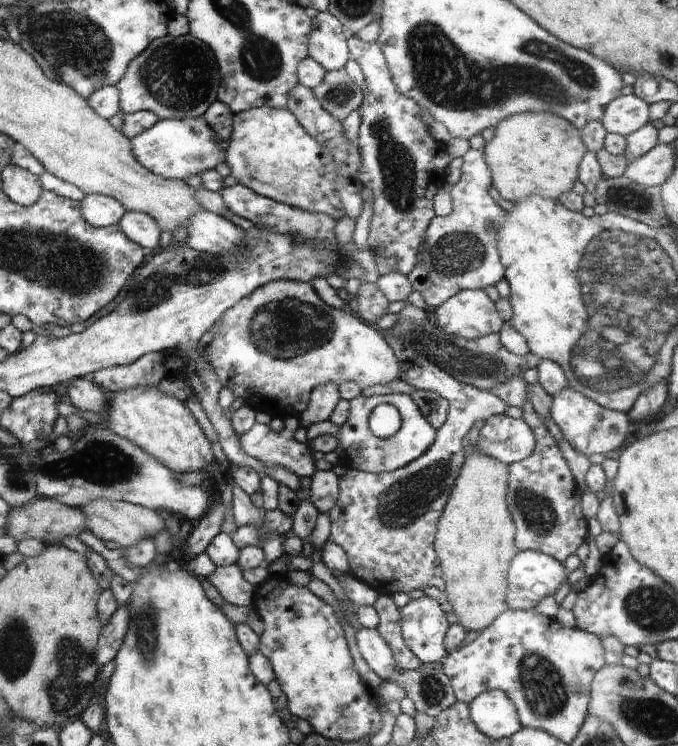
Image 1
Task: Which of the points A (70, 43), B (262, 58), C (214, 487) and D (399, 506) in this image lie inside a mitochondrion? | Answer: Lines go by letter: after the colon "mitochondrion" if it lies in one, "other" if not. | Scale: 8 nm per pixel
A: mitochondrion
B: mitochondrion
C: other
D: mitochondrion

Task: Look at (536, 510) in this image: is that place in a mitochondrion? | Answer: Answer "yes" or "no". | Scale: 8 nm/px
yes

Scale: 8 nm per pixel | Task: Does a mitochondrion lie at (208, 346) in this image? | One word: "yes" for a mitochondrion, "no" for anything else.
no

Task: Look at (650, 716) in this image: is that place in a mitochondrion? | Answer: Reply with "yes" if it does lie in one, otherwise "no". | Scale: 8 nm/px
yes

